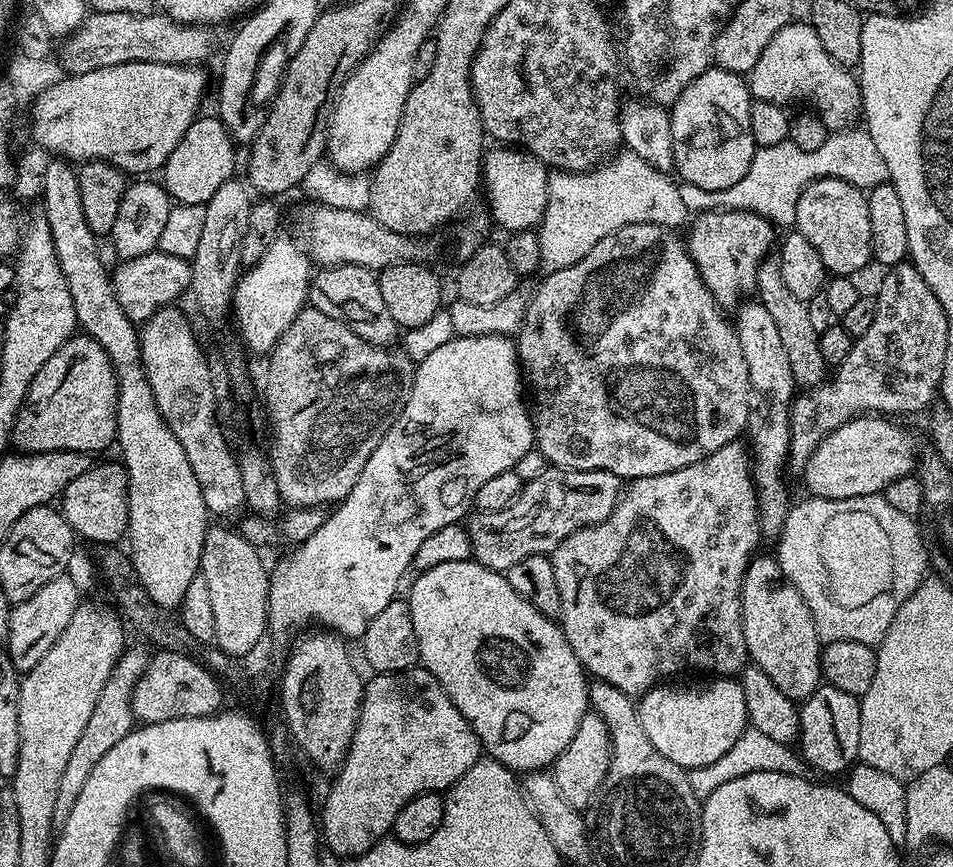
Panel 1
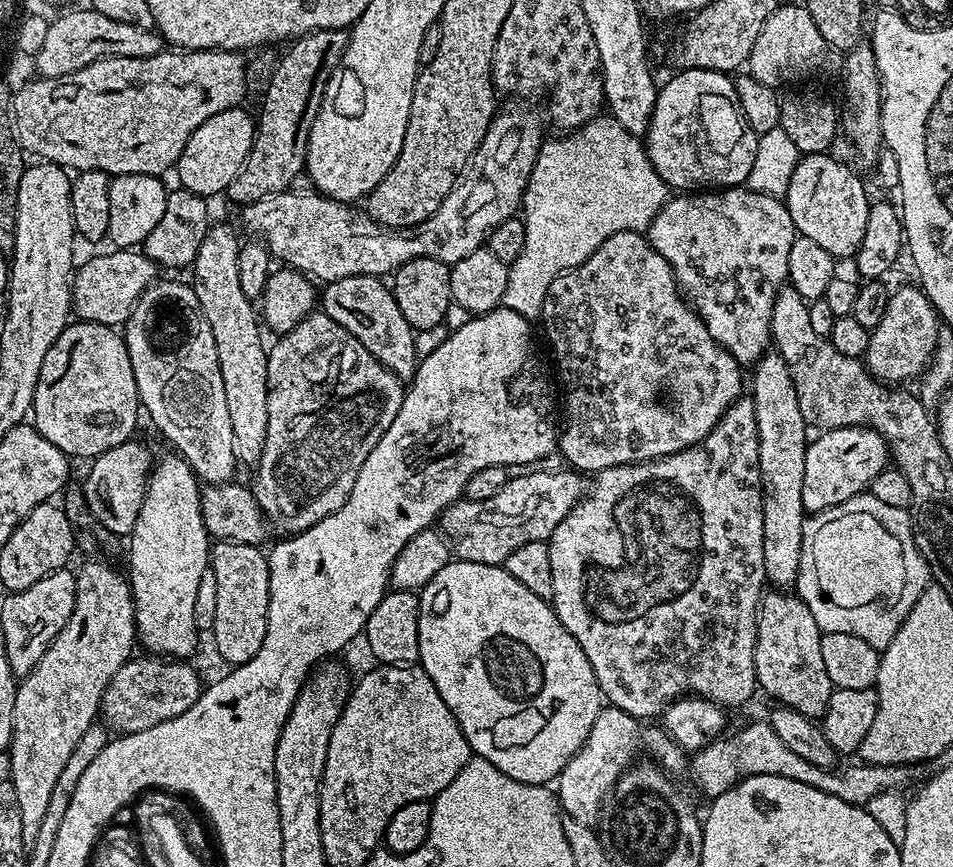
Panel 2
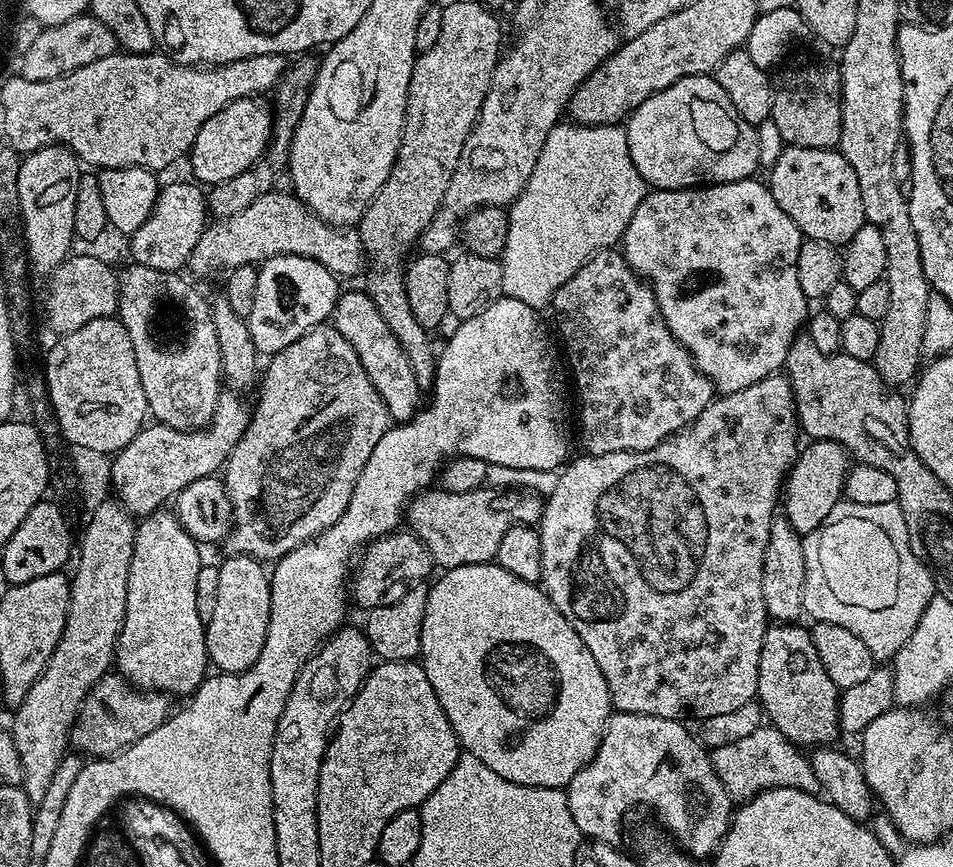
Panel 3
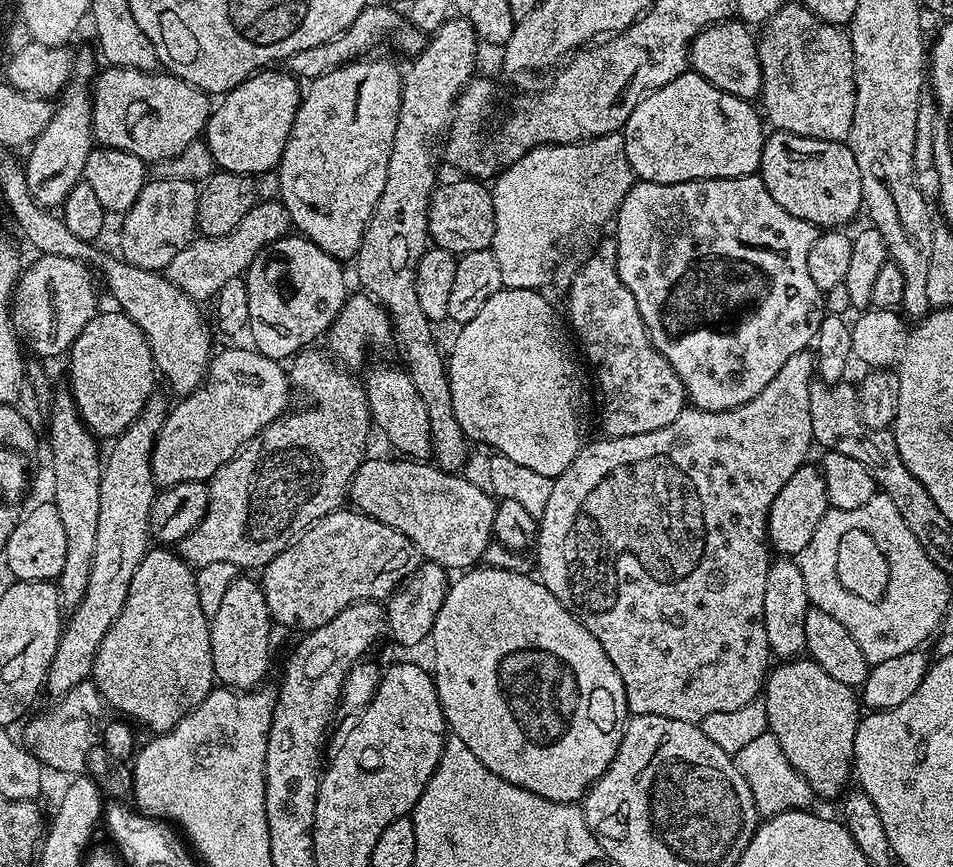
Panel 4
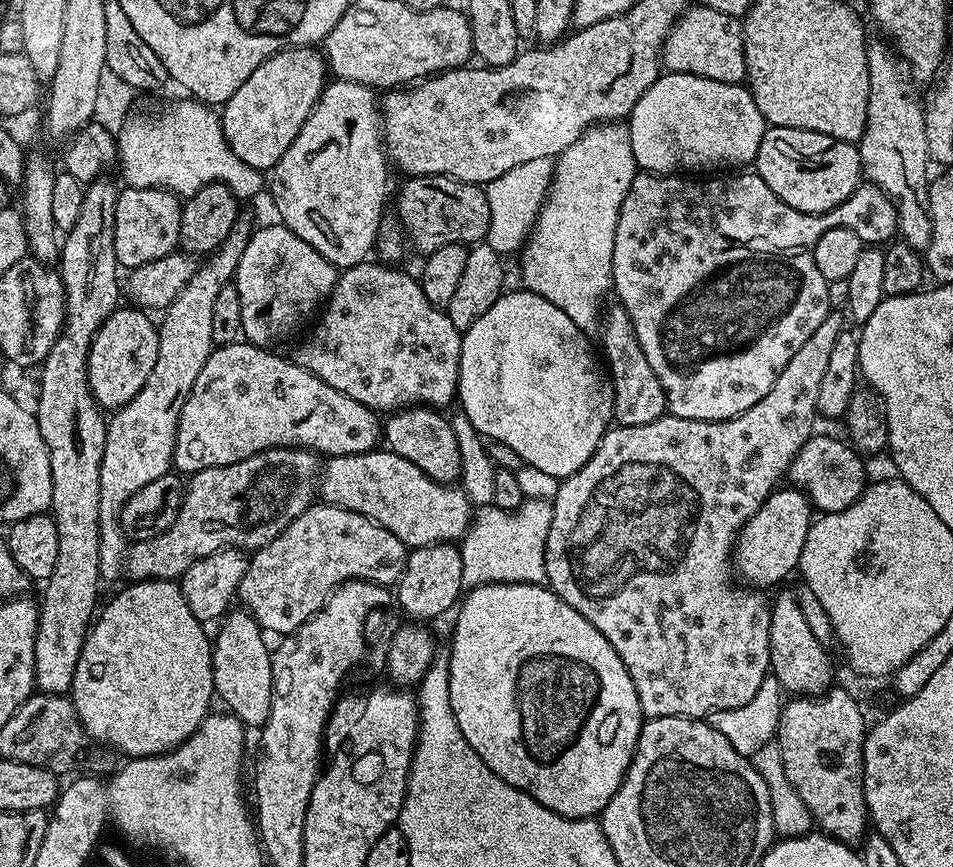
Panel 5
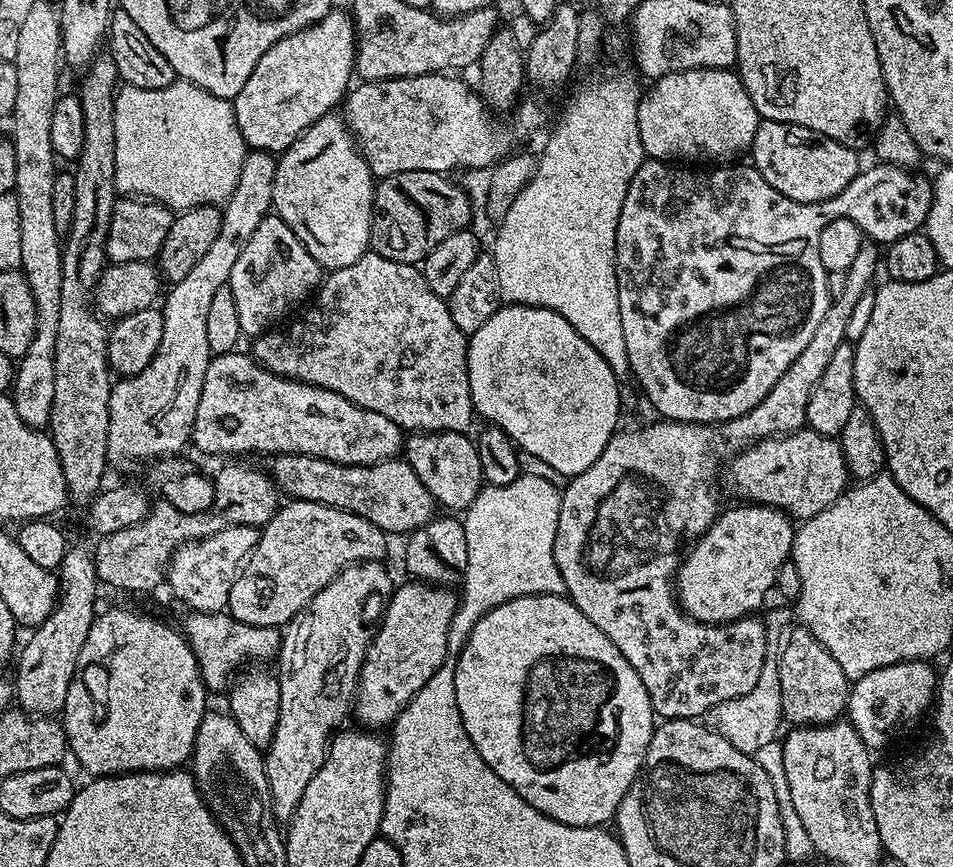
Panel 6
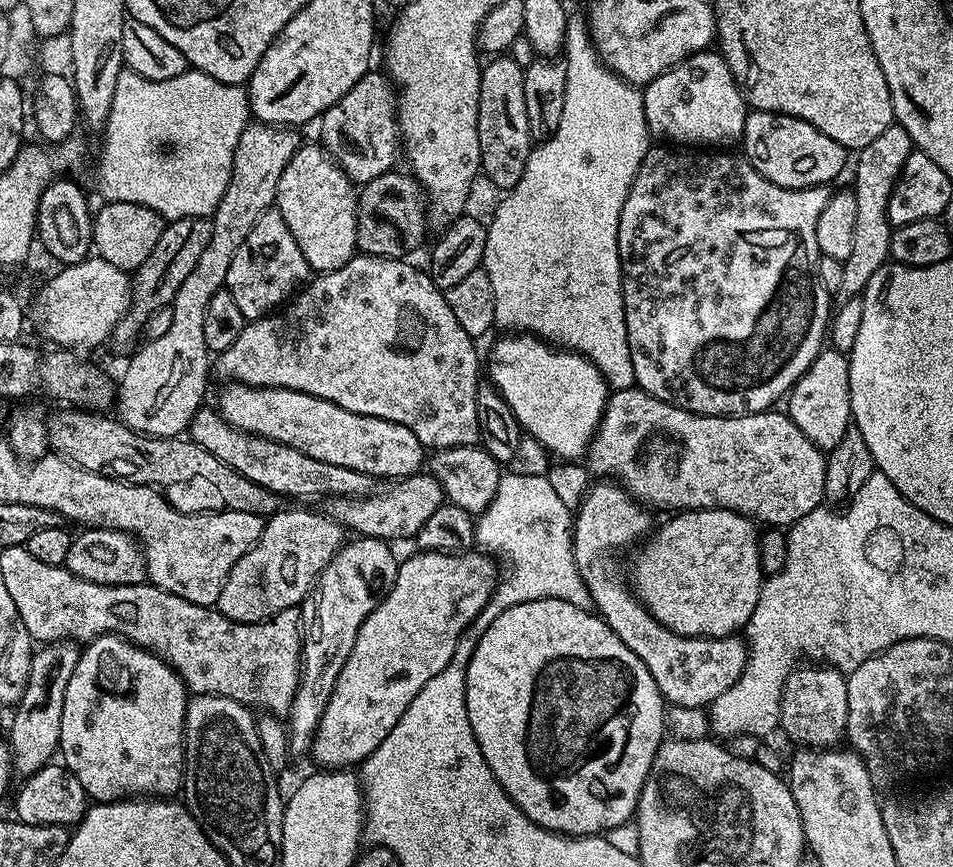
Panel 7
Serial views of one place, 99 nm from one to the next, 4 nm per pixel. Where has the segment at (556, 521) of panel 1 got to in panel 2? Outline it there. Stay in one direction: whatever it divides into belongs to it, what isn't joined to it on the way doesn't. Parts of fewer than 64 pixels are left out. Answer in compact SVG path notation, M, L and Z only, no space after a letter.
M528 470L525 476L513 475L498 494L485 500L461 498L440 513L438 528L444 533L455 559L503 565L504 560L510 558L514 550L526 546L526 542L547 542L558 522L562 522L586 494L586 480L581 473L556 471Z

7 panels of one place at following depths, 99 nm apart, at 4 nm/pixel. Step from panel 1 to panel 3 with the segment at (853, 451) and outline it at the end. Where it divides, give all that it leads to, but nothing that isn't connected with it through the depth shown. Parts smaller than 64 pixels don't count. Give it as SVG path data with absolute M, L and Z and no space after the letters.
M814 440L799 449L796 461L786 477L786 497L782 502L782 515L800 537L809 536L834 510L844 496L844 483L848 481L850 457L838 442Z

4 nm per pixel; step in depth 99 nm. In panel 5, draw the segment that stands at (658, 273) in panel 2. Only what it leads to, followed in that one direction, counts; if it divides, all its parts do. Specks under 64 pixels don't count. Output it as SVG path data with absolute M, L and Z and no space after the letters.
M613 306L609 312L607 309L598 328L599 336L600 344L604 347L606 371L614 390L612 414L615 423L619 426L646 426L646 422L654 422L659 416L665 415L668 403L664 397L664 387L662 382L658 382L658 374L650 370L650 362L646 362L642 346L638 346L630 314L626 314L626 310L619 306Z

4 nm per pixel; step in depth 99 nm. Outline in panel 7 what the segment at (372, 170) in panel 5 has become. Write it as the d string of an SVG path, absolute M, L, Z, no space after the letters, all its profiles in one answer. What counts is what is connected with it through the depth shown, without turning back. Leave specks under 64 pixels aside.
M305 143L296 151L294 158L286 162L286 170L282 170L282 178L278 178L276 202L274 207L280 211L286 226L290 226L290 234L294 234L294 242L298 242L298 250L306 258L309 269L313 273L333 272L357 255L356 247L356 198L357 185L349 180L331 156L324 151L319 143Z

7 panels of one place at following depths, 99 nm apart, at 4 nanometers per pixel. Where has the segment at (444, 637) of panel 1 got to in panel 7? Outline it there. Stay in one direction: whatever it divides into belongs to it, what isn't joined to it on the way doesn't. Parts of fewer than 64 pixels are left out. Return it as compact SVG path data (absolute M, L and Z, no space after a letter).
M561 600L522 602L522 606L510 606L510 610L494 618L490 630L482 634L466 670L466 714L482 758L486 758L494 778L506 790L508 797L523 810L526 818L546 830L565 836L608 834L611 828L620 828L627 820L629 823L636 815L636 803L650 774L650 766L666 739L666 701L654 678L650 678L650 670L646 670L642 658L638 658L638 654L634 654L634 650L630 650L630 646L626 646L626 642L622 642L622 638L618 638L618 634L614 634L614 630L610 630L608 623L601 620L595 611Z

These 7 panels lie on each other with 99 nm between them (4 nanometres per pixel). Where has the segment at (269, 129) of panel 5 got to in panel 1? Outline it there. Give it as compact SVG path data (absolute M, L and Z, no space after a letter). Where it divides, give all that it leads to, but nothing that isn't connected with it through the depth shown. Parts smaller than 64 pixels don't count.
M201 115L182 134L182 142L174 146L174 154L164 163L162 183L168 195L177 204L207 204L209 198L222 186L222 182L233 179L236 168L236 148L228 128L215 115Z

